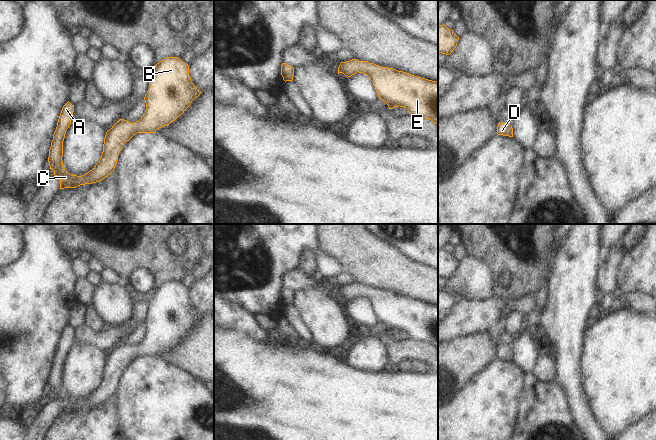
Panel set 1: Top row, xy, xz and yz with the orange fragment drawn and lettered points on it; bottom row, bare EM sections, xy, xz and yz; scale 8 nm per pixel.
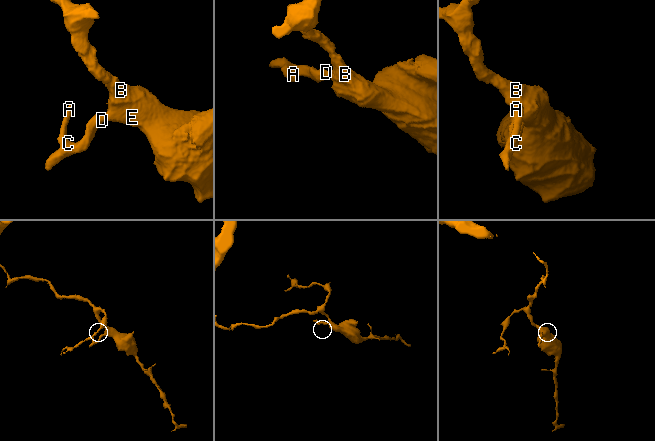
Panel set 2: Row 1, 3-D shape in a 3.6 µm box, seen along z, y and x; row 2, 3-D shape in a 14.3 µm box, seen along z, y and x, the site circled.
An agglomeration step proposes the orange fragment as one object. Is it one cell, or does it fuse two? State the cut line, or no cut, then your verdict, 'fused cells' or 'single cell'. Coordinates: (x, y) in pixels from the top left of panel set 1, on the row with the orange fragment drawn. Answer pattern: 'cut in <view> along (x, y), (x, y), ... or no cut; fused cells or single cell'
no cut; single cell

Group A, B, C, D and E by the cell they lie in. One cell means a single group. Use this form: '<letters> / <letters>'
A B C D E

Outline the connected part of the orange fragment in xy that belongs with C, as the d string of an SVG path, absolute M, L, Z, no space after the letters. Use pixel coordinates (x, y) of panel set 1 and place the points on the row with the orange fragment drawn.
M178 57L161 60L148 79L150 88L144 97L147 108L143 116L135 123L124 119L117 121L106 132L99 162L82 176L72 175L63 167L63 141L71 124L74 105L68 101L63 106L48 157L53 175L60 178L60 189L103 180L114 171L118 155L127 141L137 133L156 133L159 128L168 126L202 93L191 81L188 64Z

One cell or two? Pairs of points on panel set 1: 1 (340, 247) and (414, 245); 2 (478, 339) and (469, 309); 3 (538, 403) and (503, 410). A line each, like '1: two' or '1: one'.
1: two
2: two
3: two

